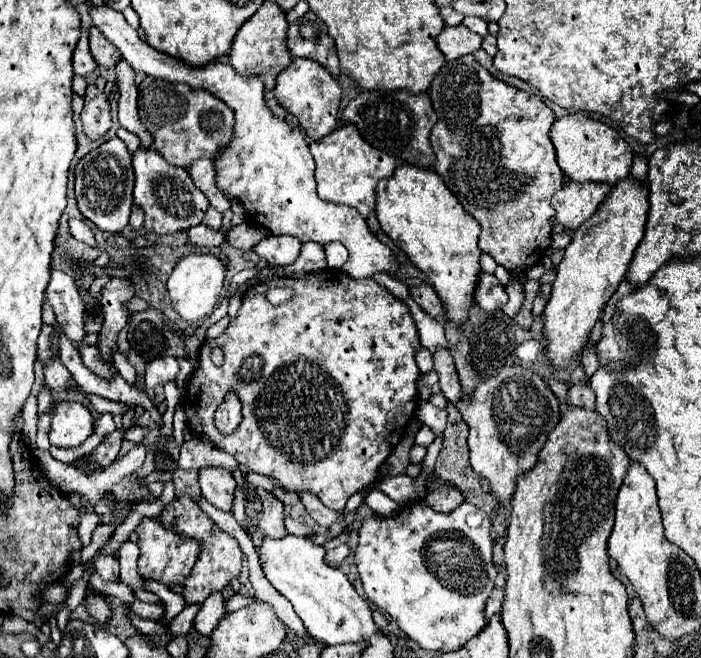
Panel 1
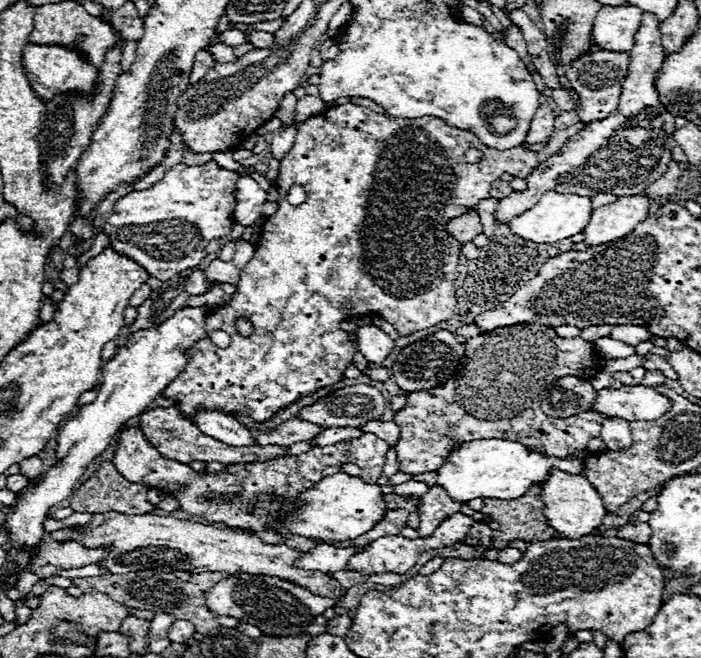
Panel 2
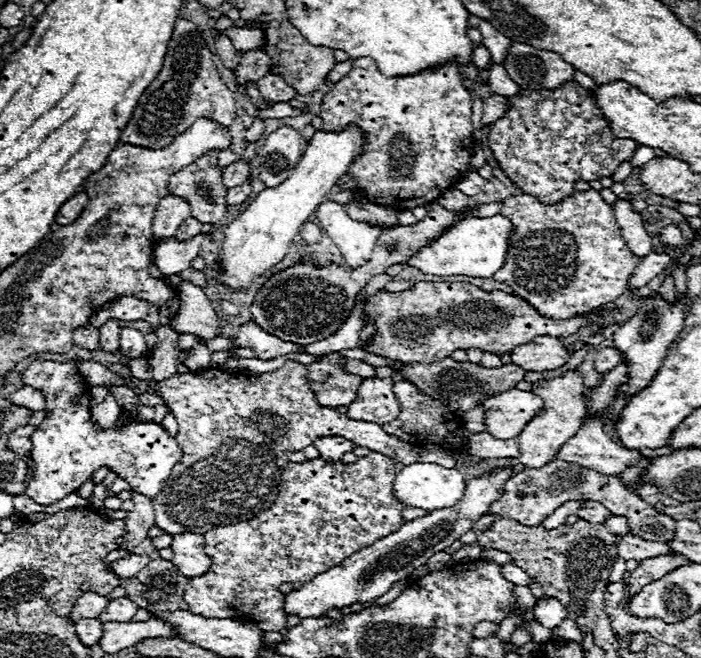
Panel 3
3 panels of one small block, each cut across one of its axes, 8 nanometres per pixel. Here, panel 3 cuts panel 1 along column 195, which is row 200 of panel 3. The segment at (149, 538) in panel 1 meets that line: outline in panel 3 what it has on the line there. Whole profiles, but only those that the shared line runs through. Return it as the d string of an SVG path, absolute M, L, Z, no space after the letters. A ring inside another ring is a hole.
M570 80L570 82L566 82L566 84L562 84L560 88L554 88L554 90L520 90L520 94L518 94L518 96L510 96L508 102L510 102L510 108L506 110L506 114L504 114L502 118L498 118L496 122L492 122L492 126L490 126L488 146L490 146L490 150L494 152L494 158L498 160L502 172L504 172L522 192L530 192L530 196L536 196L538 200L542 200L542 204L558 204L558 202L562 202L562 200L574 196L574 194L576 194L576 188L574 188L576 182L592 182L592 180L600 180L600 178L610 178L610 176L614 174L614 170L616 170L622 162L630 160L630 158L634 156L634 152L636 152L636 146L638 146L638 144L636 144L634 140L616 138L616 136L610 132L610 128L606 126L606 120L604 120L602 112L596 108L596 102L594 102L592 94L590 94L586 88L582 88L576 80Z

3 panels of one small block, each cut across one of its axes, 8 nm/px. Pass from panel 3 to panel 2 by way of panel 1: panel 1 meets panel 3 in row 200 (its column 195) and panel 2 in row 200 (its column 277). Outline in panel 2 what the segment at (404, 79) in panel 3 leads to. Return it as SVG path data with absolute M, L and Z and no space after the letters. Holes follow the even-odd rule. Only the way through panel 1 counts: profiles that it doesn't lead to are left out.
M348 102L308 118L298 128L294 146L280 160L280 174L276 178L280 208L266 218L258 248L240 272L232 302L224 308L212 308L206 316L206 332L228 332L232 338L230 346L218 348L210 338L202 338L188 352L190 362L182 376L172 380L162 396L176 398L178 410L184 416L204 406L218 412L236 410L252 416L256 422L264 422L296 398L344 378L344 370L352 362L354 346L348 334L338 328L342 320L378 314L394 324L400 334L410 334L452 318L456 304L452 286L462 244L446 232L446 224L466 214L468 208L474 208L480 200L490 198L490 184L500 180L504 172L526 178L538 164L538 152L524 150L522 146L510 150L484 146L472 132L454 128L436 116L392 118ZM468 148L480 150L482 162L468 164L464 160ZM294 184L304 188L308 196L304 204L288 204L286 194ZM238 316L252 322L252 336L242 338L236 332L234 320Z

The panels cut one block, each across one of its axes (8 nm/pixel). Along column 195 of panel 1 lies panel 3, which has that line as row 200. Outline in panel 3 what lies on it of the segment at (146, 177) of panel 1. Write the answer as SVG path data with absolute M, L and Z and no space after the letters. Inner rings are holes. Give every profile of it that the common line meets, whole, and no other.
M210 150L210 152L202 154L202 158L198 158L194 164L188 164L180 172L176 172L168 184L168 192L172 196L184 198L192 208L192 216L196 220L200 220L202 224L214 224L214 222L222 220L226 214L226 208L228 208L226 206L226 186L222 184L222 168L218 166L218 154L220 154L220 150L216 150L216 152Z

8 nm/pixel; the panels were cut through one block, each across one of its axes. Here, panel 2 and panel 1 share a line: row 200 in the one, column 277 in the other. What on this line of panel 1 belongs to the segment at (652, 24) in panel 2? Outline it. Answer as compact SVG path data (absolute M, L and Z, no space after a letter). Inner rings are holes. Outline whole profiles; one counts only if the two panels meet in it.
M244 482L242 486L236 486L234 490L234 506L232 506L232 514L238 520L238 524L244 530L252 530L252 534L268 534L272 538L282 538L286 534L284 528L284 504L270 494L264 488L256 488L248 482Z

